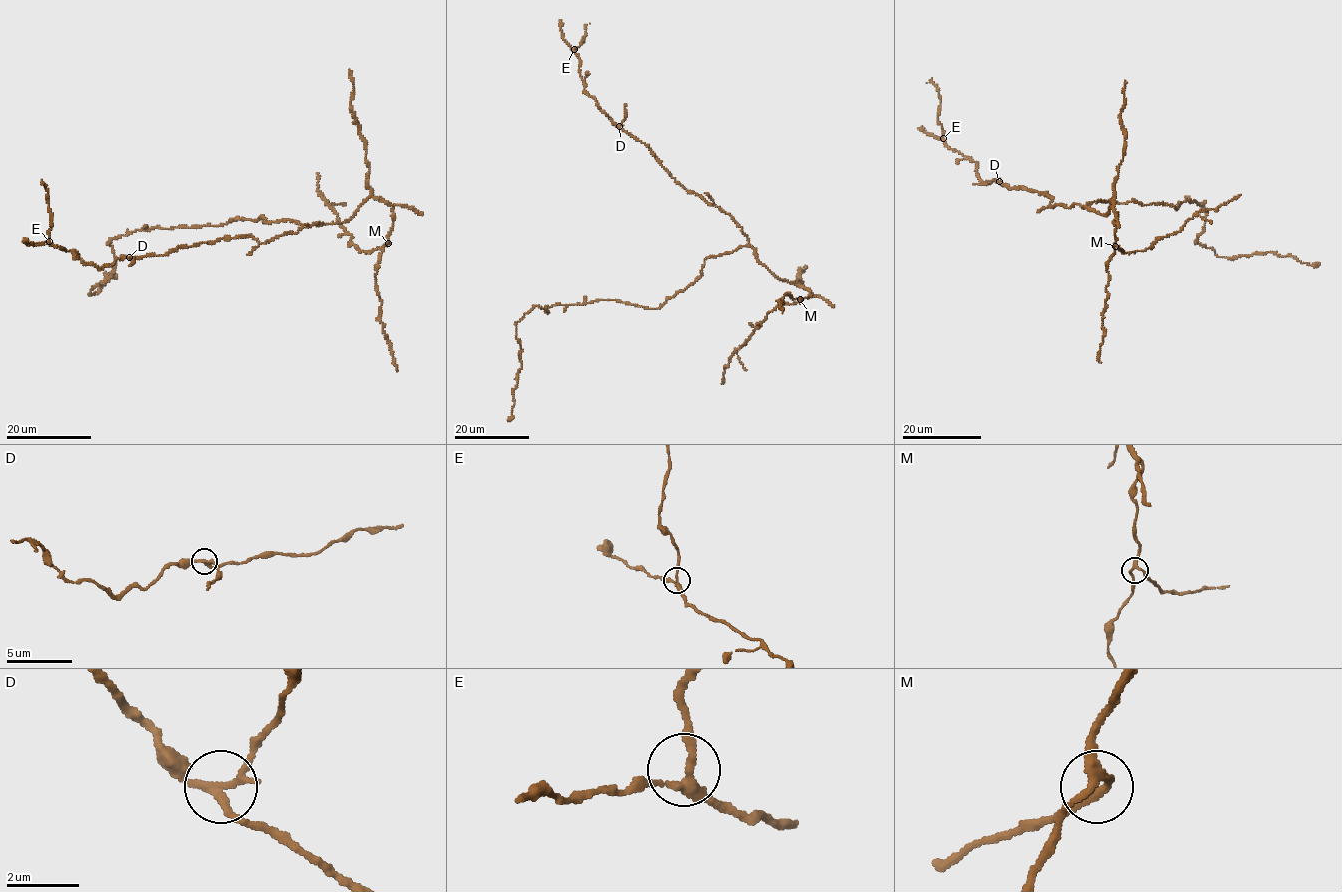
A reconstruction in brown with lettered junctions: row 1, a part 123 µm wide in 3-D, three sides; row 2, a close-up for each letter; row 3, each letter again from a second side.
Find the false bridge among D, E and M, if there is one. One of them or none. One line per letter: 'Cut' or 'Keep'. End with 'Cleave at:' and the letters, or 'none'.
D: Cut
E: Keep
M: Keep
Cleave at: D

